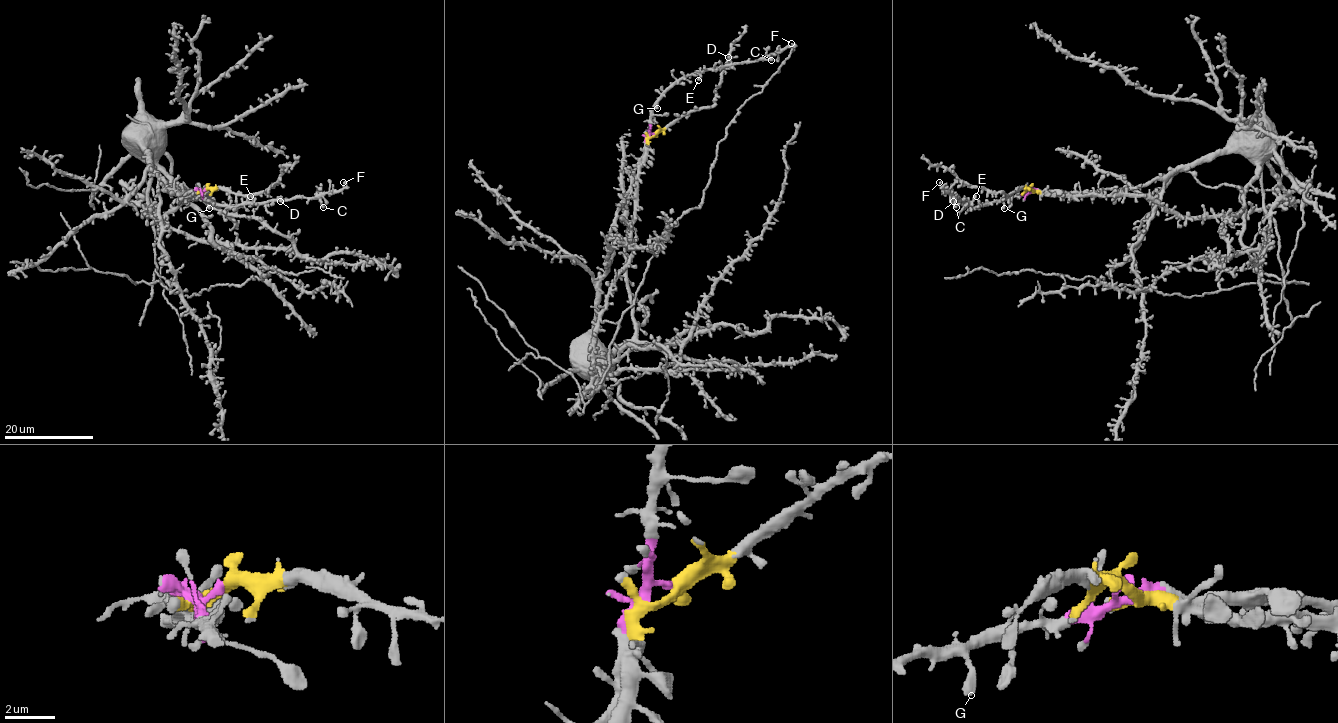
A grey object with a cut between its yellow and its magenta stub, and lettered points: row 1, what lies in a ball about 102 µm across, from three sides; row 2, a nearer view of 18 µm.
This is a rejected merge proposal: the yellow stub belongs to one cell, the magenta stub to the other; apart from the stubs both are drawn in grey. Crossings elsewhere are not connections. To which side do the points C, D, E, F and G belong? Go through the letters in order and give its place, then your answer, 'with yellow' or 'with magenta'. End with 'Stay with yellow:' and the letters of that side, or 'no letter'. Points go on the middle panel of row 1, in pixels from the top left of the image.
C: at (771, 60); with magenta
D: at (728, 57); with magenta
E: at (698, 80); with magenta
F: at (791, 43); with magenta
G: at (657, 108); with magenta
Stay with yellow: no letter

